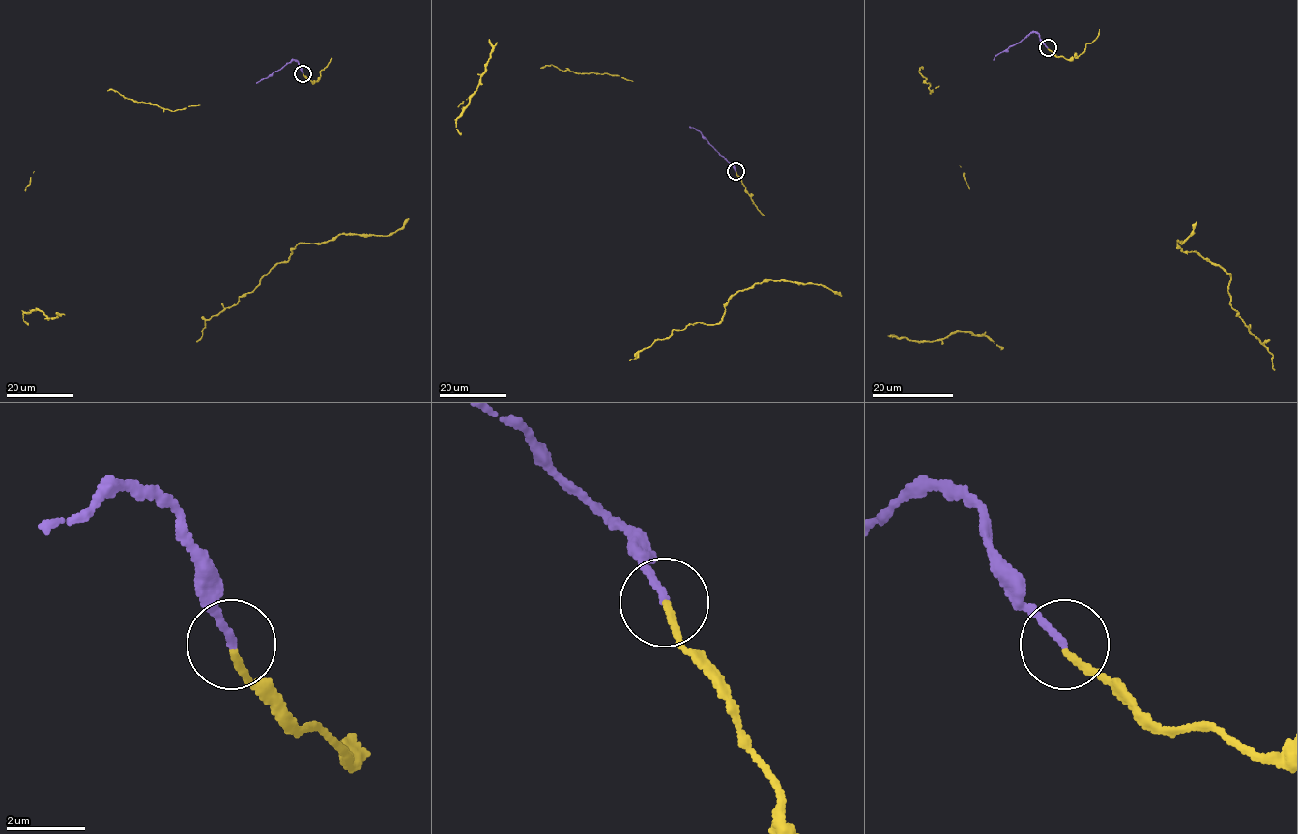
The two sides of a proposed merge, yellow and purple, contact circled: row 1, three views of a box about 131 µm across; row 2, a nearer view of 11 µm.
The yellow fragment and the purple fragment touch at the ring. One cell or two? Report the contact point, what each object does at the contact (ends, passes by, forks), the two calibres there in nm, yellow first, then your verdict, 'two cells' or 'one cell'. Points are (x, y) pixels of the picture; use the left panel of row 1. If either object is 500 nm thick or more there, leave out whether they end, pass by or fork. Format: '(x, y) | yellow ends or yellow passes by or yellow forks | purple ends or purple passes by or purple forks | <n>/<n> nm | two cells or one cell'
(302, 73) | yellow ends | purple ends | 160/170 nm | one cell

